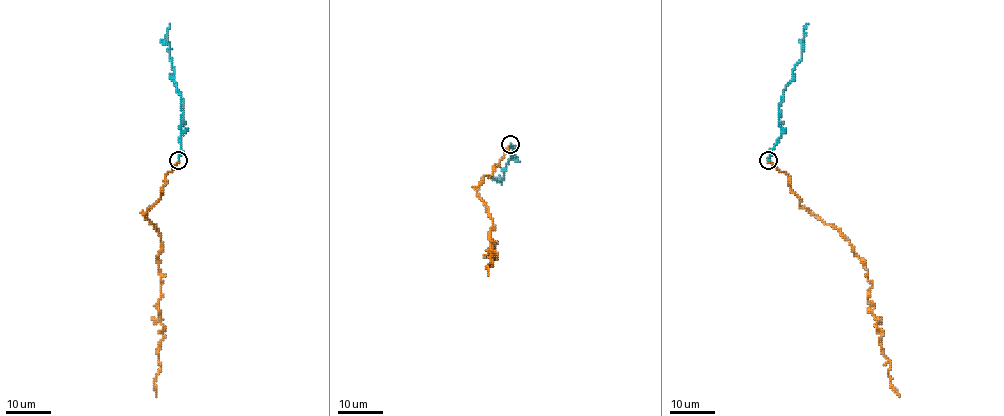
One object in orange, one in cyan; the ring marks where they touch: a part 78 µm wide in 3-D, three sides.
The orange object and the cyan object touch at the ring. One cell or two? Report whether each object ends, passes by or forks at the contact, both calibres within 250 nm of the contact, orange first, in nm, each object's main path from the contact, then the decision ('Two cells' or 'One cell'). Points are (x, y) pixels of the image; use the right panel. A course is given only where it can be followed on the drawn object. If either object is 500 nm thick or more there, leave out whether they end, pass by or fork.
At the ring orange ends. At the ring cyan ends. Thickness 170 nm (orange) against 170 nm. Course of orange: (768, 161), (788, 175), (801, 206), (834, 225), (867, 270), (869, 311), (900, 396). Course of cyan: (768, 161), (782, 131), (779, 104), (783, 91), (792, 79), (793, 69), (801, 60), (807, 23). Two cells

